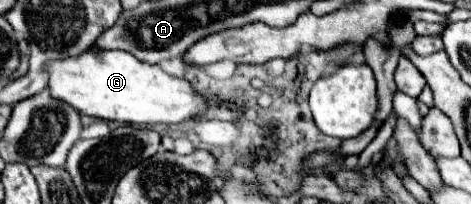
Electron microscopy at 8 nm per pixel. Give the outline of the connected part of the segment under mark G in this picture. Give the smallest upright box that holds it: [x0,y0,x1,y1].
[45,47,207,123]

